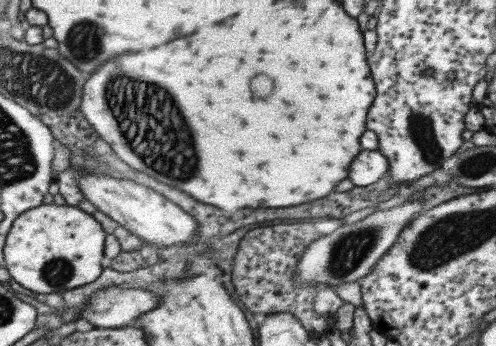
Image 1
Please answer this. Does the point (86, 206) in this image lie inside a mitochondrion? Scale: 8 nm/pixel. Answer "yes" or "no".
no

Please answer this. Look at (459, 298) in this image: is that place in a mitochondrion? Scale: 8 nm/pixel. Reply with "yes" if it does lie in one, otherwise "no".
no

